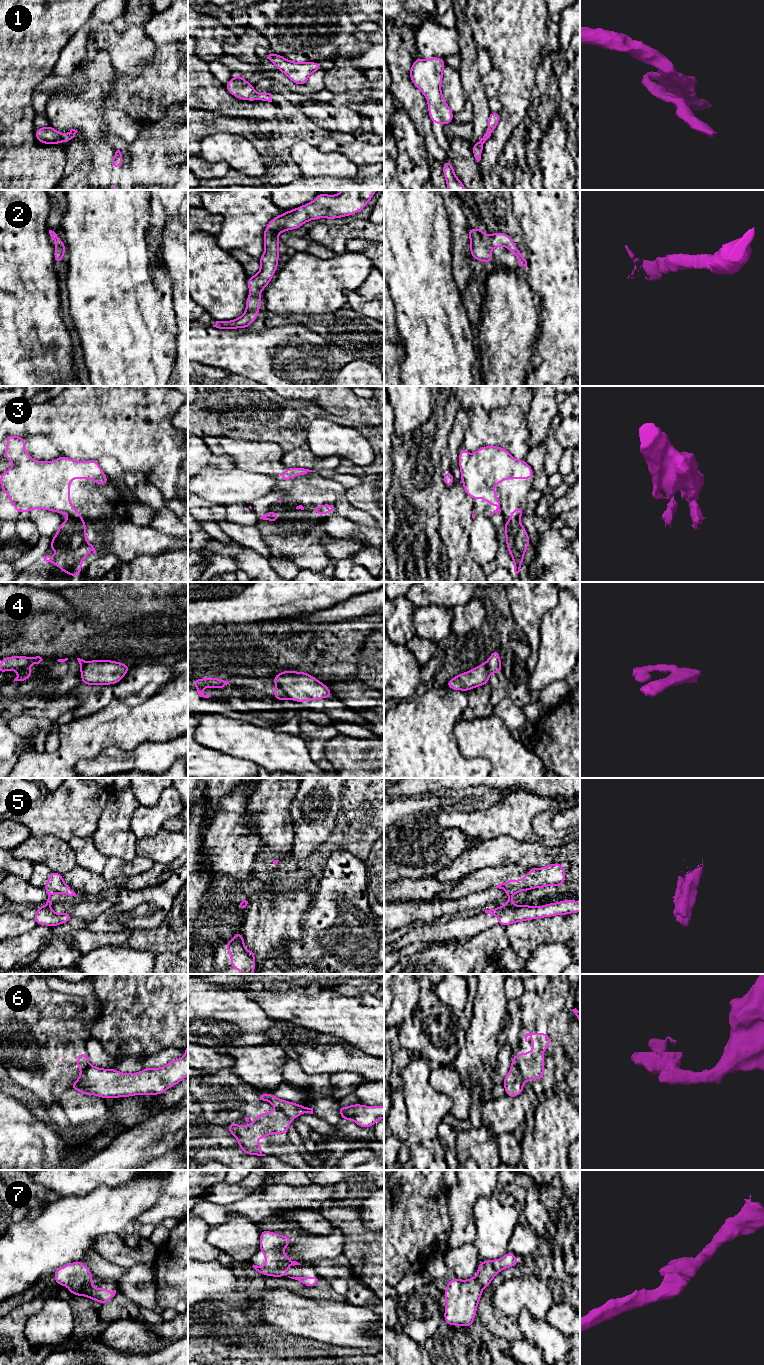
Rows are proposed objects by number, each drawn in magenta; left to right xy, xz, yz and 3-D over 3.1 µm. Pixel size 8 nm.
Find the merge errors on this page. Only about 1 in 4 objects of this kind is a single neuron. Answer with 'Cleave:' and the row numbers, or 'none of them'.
Cleave: 3, 4, 5, 6

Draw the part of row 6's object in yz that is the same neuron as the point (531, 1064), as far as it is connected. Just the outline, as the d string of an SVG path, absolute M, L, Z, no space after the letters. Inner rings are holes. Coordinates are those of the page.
M526 1033L525 1042L527 1042L527 1037L532 1038L532 1048L533 1051L527 1053L518 1053L515 1057L511 1058L512 1066L516 1066L520 1069L524 1082L531 1079L544 1079L544 1052L543 1049L550 1049L550 1035L548 1033Z

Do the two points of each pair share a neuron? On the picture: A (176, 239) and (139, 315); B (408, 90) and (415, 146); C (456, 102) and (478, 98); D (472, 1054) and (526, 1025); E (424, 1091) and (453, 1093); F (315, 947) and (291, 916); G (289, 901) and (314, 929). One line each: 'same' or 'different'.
A: different
B: different
C: different
D: different
E: different
F: different
G: different

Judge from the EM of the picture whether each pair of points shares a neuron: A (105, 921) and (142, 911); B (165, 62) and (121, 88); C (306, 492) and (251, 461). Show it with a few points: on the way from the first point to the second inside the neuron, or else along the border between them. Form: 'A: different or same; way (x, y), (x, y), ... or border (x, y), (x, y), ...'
A: same; way (114, 919), (133, 911)
B: same; way (154, 73), (139, 88), (132, 88)
C: same; way (292, 480), (282, 470), (265, 461)

